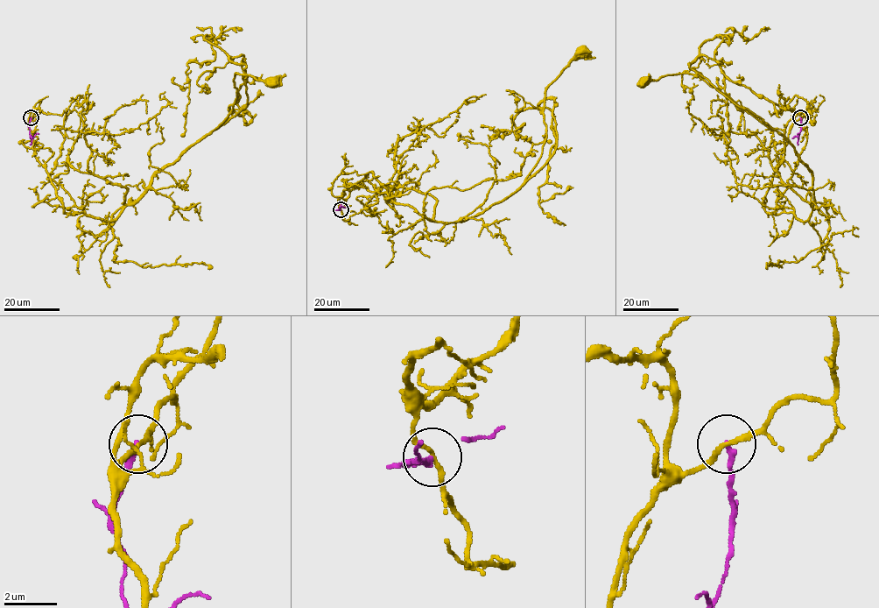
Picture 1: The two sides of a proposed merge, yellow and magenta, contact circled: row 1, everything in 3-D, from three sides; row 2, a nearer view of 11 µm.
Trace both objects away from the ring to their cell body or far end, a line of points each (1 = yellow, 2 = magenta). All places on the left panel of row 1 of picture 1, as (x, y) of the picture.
1: (31, 117), (34, 155), (64, 212), (113, 221), (157, 171), (228, 116), (237, 97), (236, 73), (272, 82)
2: (31, 117), (28, 124), (30, 137), (38, 134)

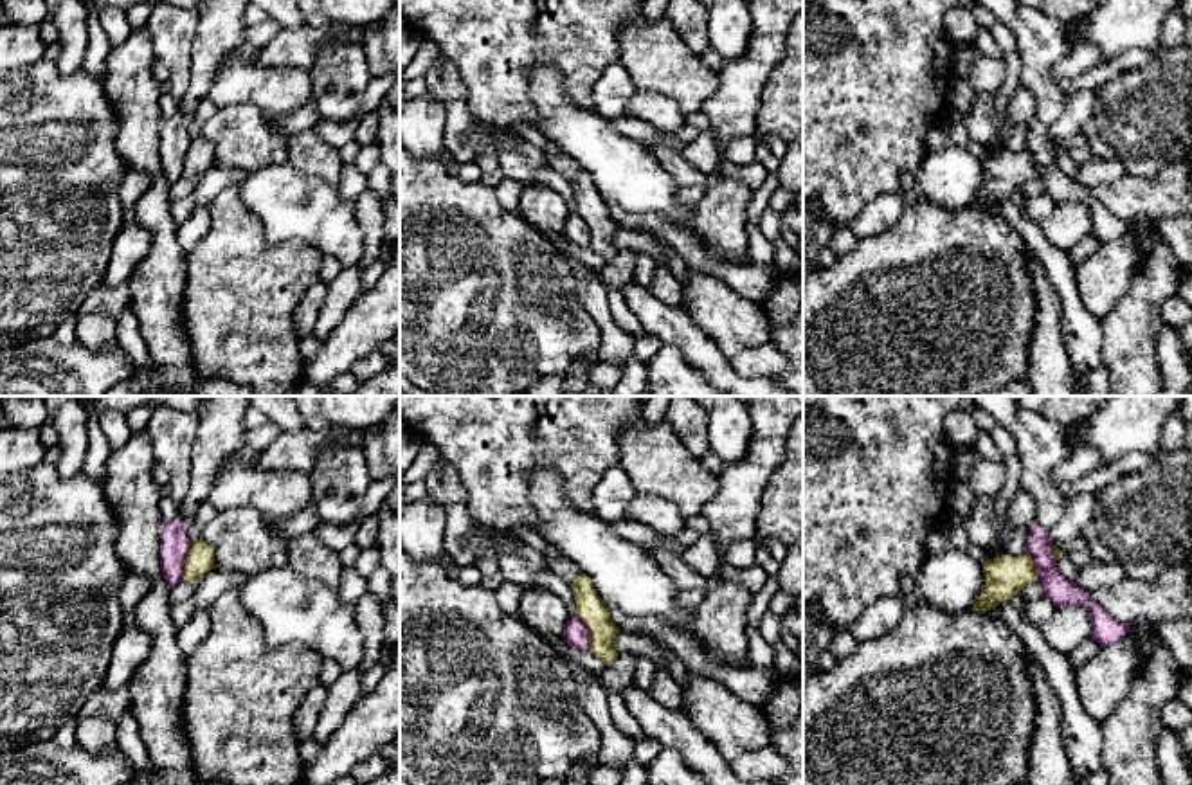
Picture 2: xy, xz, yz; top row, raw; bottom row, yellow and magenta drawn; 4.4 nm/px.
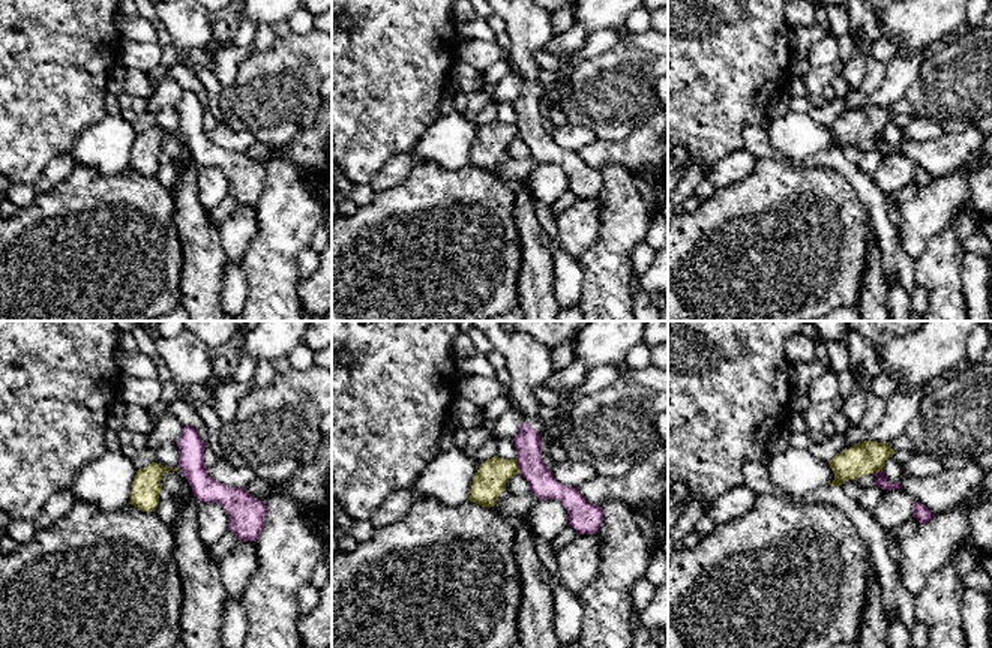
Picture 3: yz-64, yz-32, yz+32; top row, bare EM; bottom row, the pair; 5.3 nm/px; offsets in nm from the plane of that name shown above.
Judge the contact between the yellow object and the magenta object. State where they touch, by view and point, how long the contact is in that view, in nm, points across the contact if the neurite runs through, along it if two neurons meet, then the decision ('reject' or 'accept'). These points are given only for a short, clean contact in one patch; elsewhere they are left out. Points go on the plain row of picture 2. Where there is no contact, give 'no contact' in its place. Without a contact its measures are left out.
meets yellow in xy at (186, 159); contact 180 nm long; border along xy (191, 139), (180, 177); reject

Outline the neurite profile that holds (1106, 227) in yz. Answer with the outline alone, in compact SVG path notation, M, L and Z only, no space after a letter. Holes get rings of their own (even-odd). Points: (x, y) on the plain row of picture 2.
M976 0L996 22L1005 23L1016 34L1016 50L1021 58L1021 85L1035 95L1035 119L1030 122L1026 148L1044 182L1044 193L1055 203L1079 202L1089 209L1091 234L1100 241L1120 239L1129 223L1115 216L1104 203L1093 198L1077 180L1070 178L1057 164L1048 128L1061 117L1064 94L1053 83L1050 70L1068 54L1062 25L1050 22L1041 11L1019 5L1019 0Z

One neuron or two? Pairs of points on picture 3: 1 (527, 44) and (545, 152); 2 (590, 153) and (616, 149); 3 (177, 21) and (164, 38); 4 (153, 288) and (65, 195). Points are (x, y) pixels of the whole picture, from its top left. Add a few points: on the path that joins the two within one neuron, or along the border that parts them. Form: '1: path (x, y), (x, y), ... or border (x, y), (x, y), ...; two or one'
1: path (530, 71), (530, 125); one
2: path (596, 153), (610, 153); one
3: border (165, 29), (173, 44); two
4: path (131, 266), (89, 224), (87, 218); one

